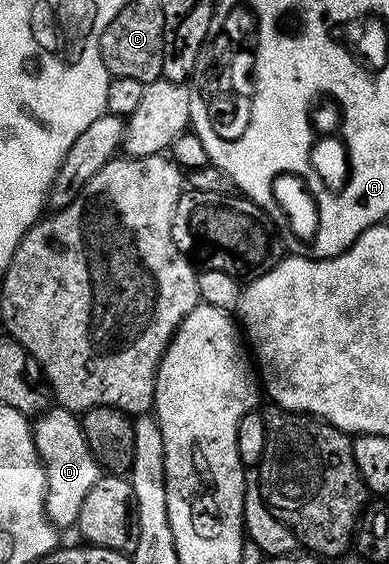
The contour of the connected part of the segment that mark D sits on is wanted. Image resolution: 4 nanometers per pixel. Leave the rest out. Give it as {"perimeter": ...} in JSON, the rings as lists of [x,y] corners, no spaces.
{"perimeter":[[[50,406],[32,421],[31,427],[37,453],[45,467],[45,514],[53,523],[54,528],[58,530],[72,529],[76,525],[77,515],[83,506],[83,498],[87,498],[87,490],[91,490],[91,486],[95,486],[95,482],[103,475],[103,469],[87,446],[87,438],[81,429],[78,413],[70,412],[68,408]]]}

